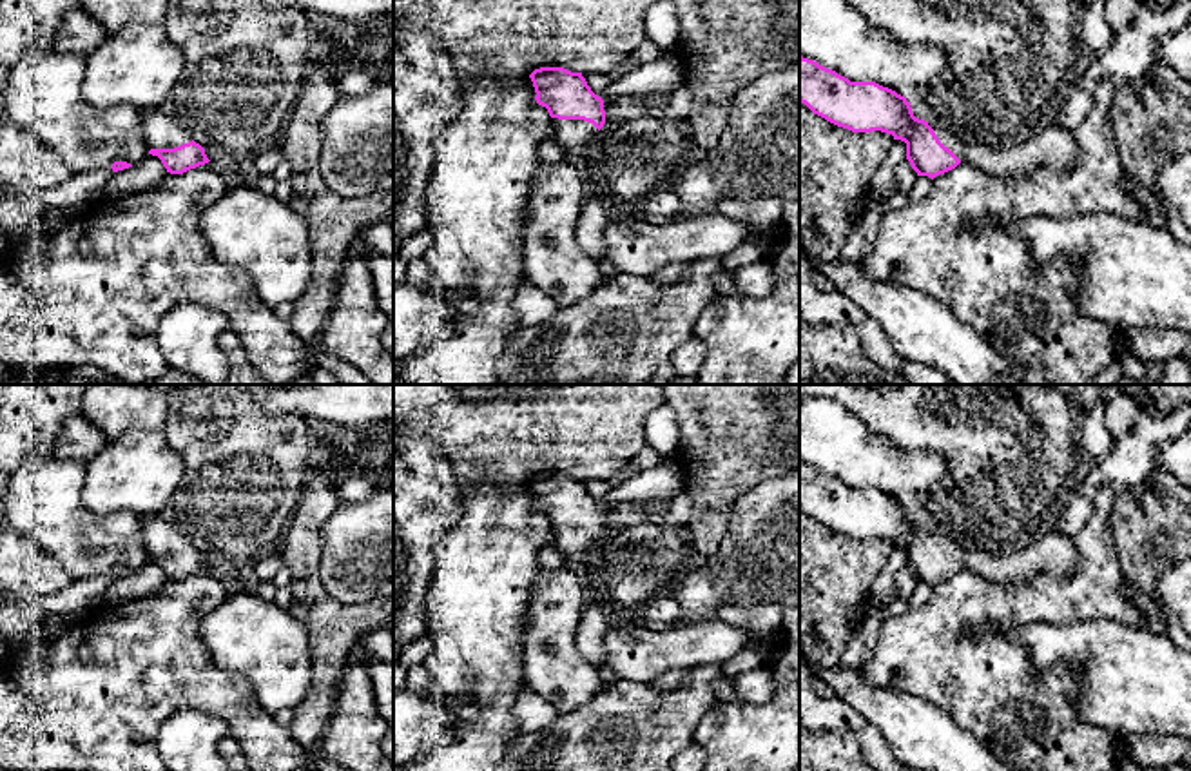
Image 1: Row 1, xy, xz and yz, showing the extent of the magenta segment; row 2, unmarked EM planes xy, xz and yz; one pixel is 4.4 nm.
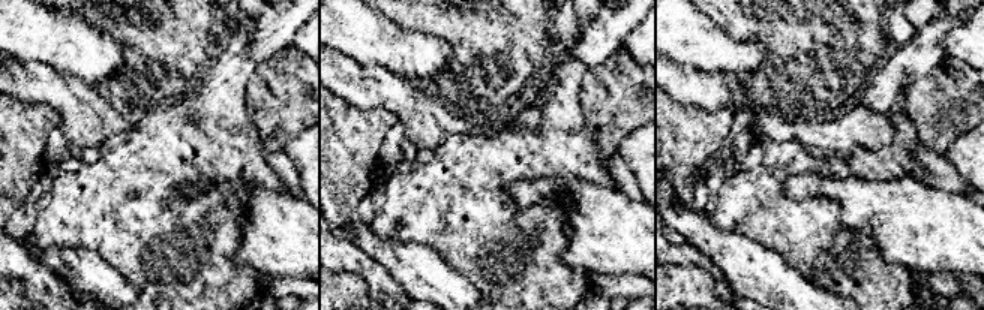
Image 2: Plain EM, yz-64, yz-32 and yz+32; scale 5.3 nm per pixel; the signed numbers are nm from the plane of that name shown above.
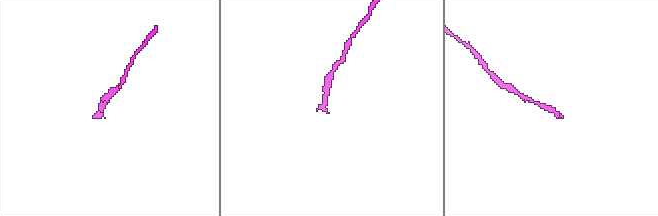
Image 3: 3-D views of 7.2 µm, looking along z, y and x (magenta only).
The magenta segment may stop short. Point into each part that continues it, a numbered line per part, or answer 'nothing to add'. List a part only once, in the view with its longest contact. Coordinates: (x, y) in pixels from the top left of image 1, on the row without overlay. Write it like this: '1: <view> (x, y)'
1: yz (1054, 552)

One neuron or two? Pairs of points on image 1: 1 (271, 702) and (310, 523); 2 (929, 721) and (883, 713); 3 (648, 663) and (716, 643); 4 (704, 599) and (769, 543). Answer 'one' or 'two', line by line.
1: two
2: one
3: one
4: one

